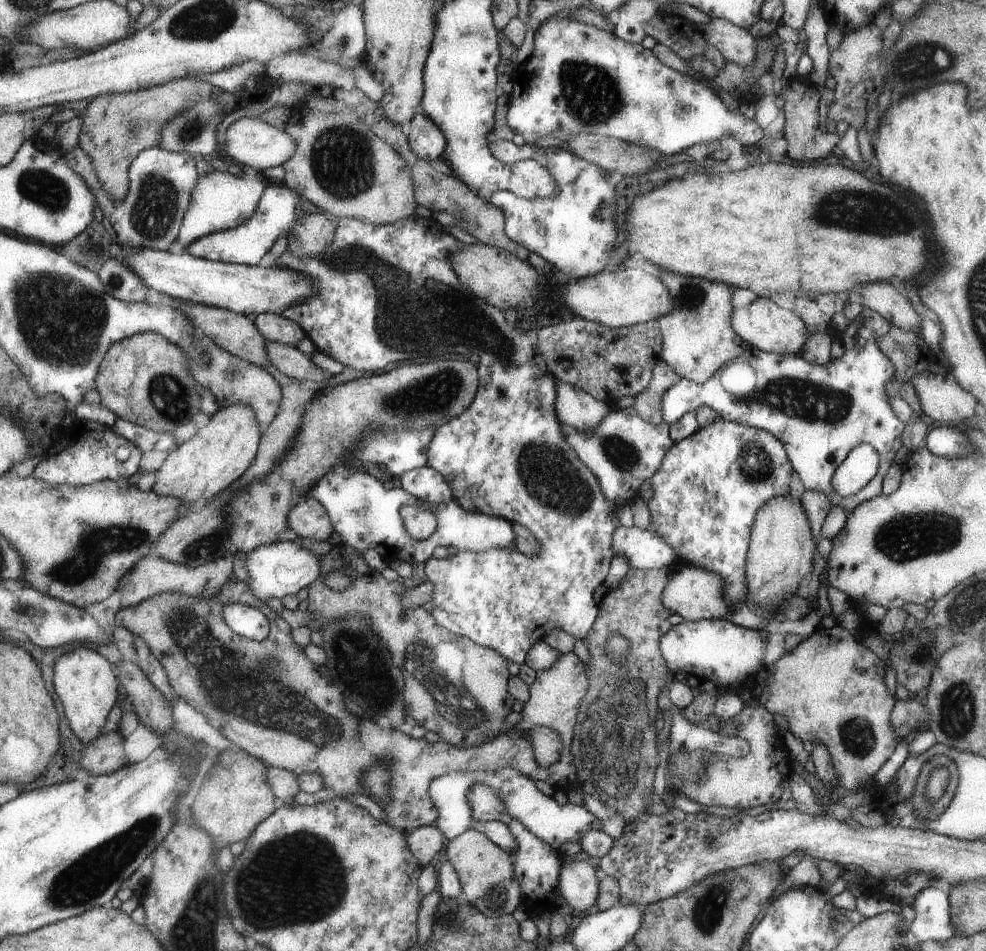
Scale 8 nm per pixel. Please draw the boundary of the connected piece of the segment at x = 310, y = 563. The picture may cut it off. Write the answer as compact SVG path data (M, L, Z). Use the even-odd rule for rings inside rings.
M291 539L263 545L249 554L246 560L251 590L262 599L283 598L287 594L296 594L301 588L307 588L321 574L321 555L313 553Z

